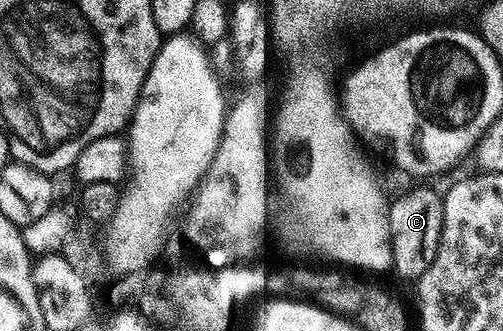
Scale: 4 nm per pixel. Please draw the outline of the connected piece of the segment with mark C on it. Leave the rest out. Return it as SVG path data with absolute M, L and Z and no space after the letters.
M411 188L404 196L390 201L387 217L391 231L391 263L394 271L399 271L405 279L411 280L411 282L418 281L419 276L425 274L425 270L429 270L429 266L437 254L437 246L441 238L441 226L443 225L442 195L438 191L435 193L431 188Z

